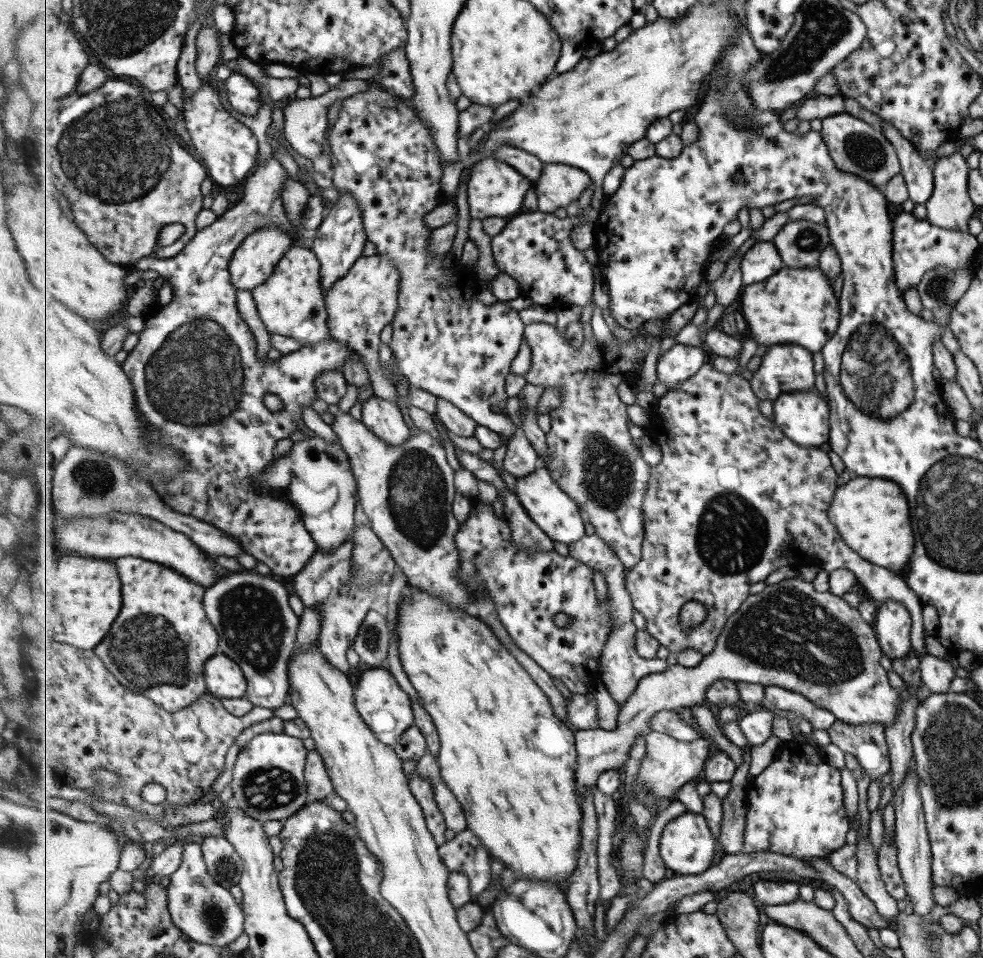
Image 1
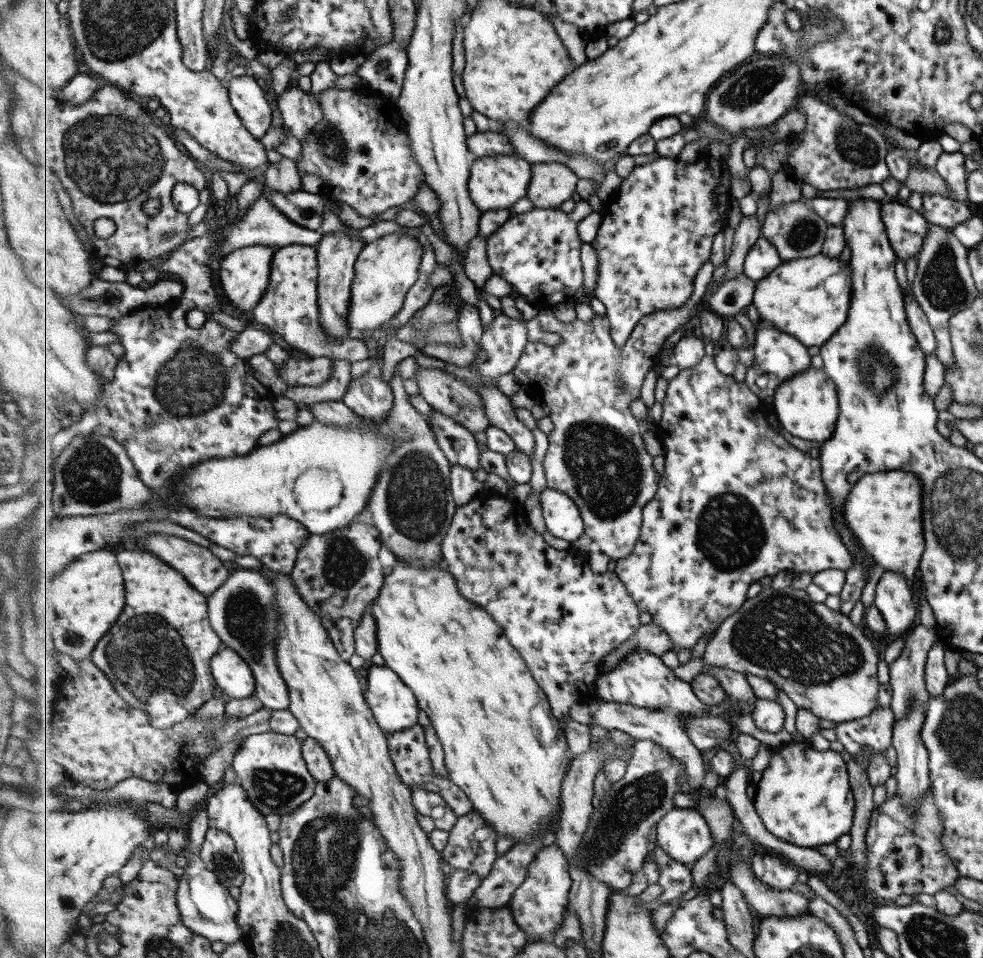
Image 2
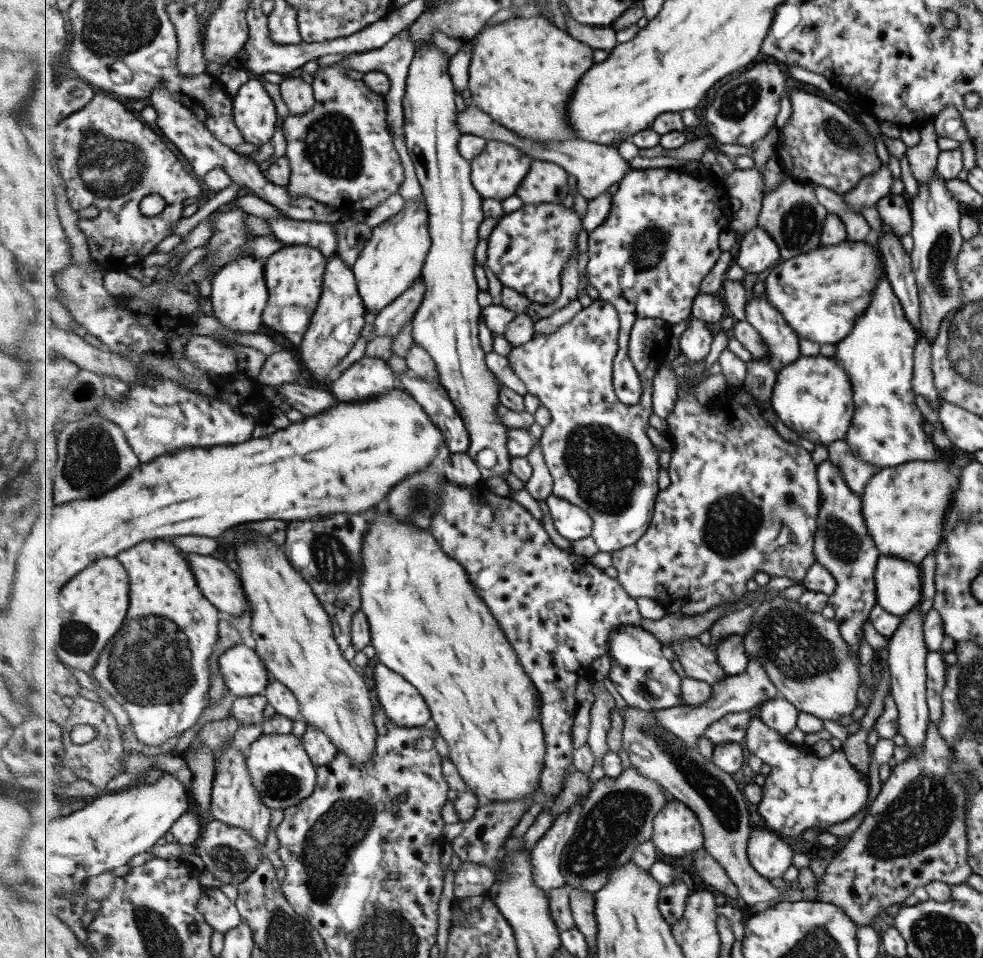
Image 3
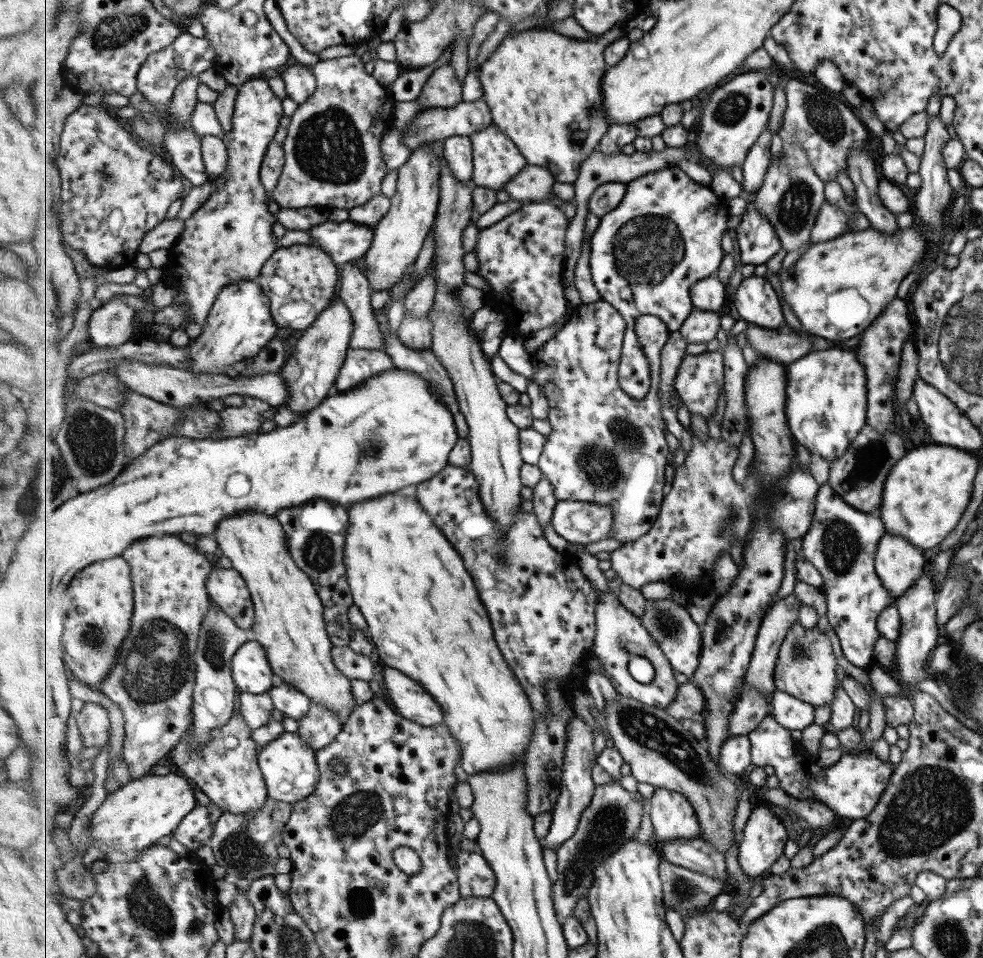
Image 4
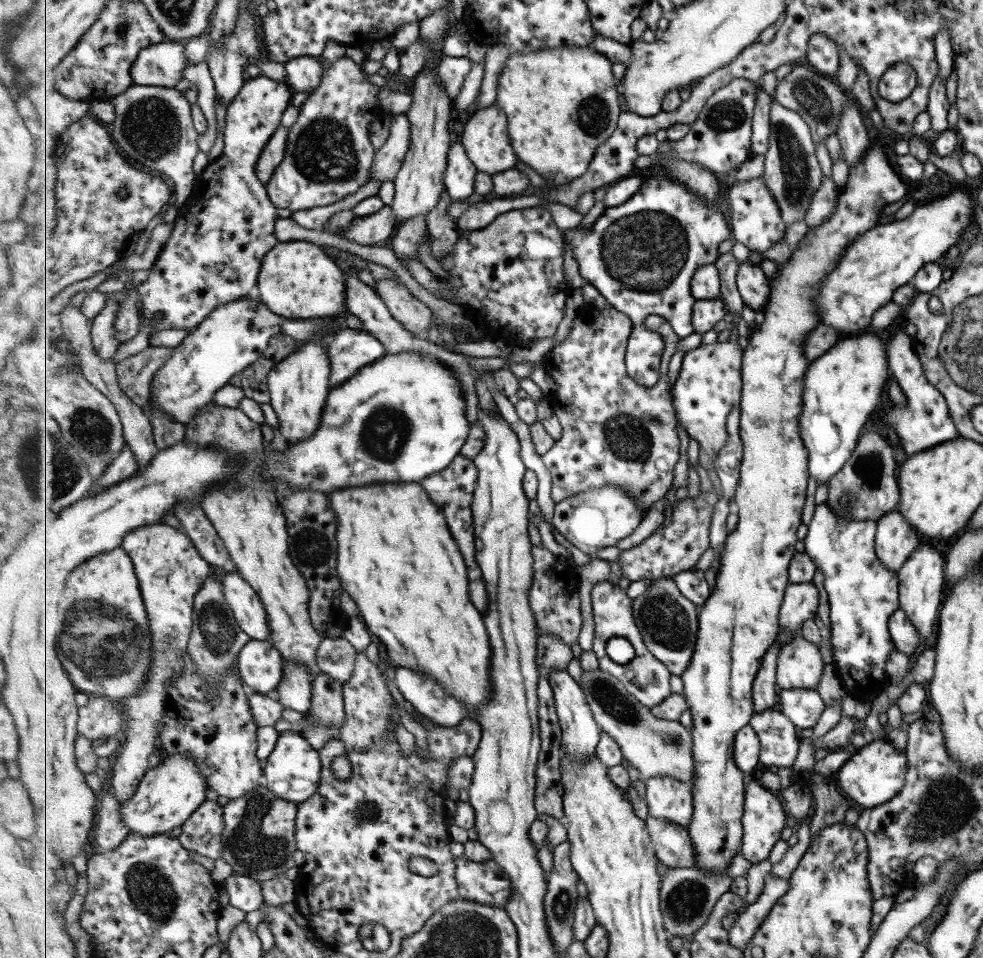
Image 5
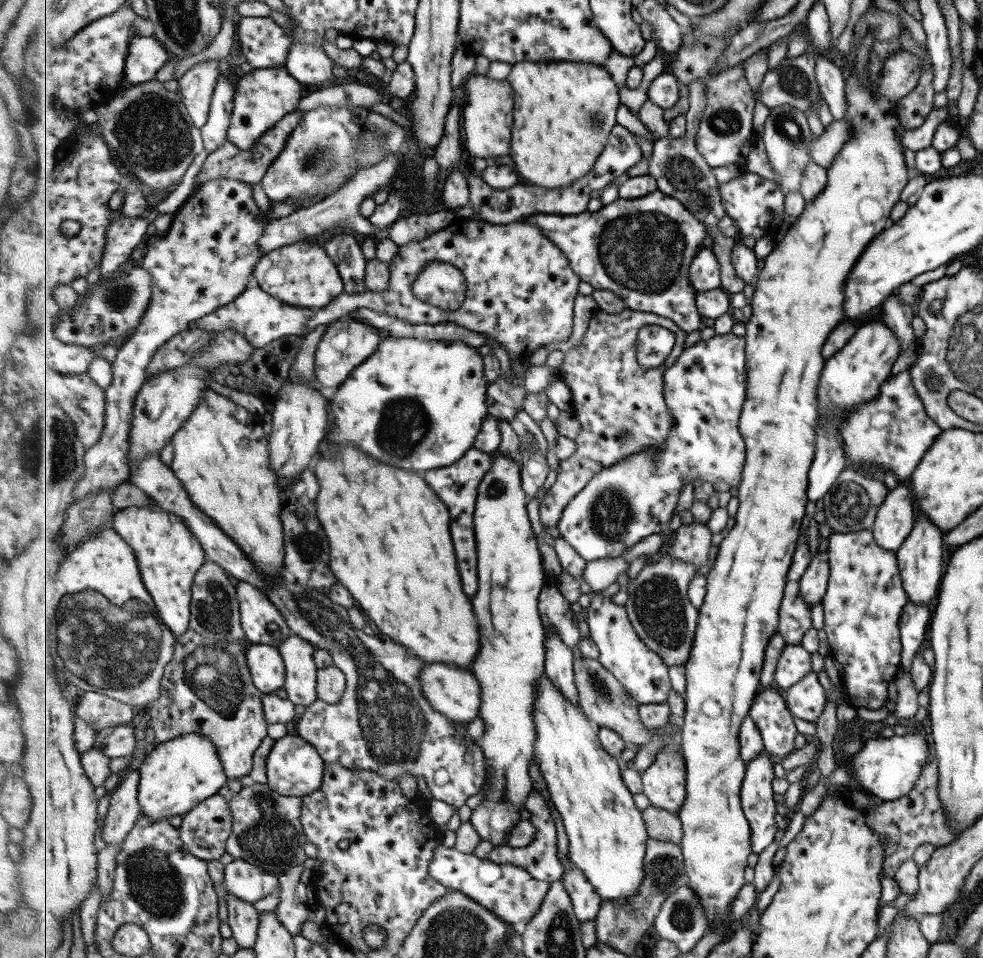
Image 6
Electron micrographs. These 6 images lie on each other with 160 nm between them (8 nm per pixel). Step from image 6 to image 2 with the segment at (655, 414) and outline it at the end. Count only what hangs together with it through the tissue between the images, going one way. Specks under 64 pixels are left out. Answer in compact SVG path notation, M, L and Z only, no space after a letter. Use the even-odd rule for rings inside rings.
M713 262L705 264L703 269L699 270L694 296L690 301L681 309L659 311L643 317L623 349L615 345L612 322L607 312L604 315L594 315L587 322L575 319L570 323L561 322L550 311L539 312L537 320L543 332L551 333L555 337L559 335L560 343L549 346L545 341L531 342L518 365L512 370L522 383L522 388L548 407L555 425L553 432L547 435L549 445L543 460L547 486L575 499L582 511L586 534L593 540L595 547L616 561L627 558L634 552L635 545L642 536L644 509L654 500L660 482L660 476L653 468L653 456L647 452L643 442L641 434L644 426L633 416L631 404L635 398L641 396L647 374L659 364L665 340L689 318L691 320L697 315L693 308L698 312L705 304L702 300L706 300L708 296L715 272Z

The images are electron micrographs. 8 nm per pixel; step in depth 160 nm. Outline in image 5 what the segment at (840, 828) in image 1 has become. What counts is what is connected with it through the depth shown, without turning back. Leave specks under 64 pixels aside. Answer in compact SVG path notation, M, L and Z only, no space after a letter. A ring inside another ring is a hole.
M778 707L769 708L763 714L754 714L750 726L761 741L762 769L771 765L777 768L793 767L801 738L797 726ZM886 739L874 740L859 748L834 775L841 792L853 804L868 809L883 804L901 790L904 783L907 760L901 750L895 750Z

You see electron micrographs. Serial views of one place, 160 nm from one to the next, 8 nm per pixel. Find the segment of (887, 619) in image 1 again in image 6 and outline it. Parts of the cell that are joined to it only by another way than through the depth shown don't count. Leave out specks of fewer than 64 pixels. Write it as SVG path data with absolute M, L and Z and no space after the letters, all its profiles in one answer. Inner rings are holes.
M899 483L878 506L871 530L877 546L895 552L912 529L914 519L910 490L906 483Z

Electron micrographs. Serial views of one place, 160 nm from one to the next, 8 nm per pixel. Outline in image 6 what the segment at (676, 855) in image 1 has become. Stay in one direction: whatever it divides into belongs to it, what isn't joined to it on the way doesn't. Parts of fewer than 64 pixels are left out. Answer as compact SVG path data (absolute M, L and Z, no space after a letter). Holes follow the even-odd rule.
M667 748L642 773L643 794L657 808L678 813L687 798L687 766L682 748Z

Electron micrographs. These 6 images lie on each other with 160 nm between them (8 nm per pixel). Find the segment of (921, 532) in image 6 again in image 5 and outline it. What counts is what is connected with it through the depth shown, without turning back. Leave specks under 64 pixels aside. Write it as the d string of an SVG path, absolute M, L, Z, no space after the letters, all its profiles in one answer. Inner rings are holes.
M919 537L917 546L909 553L908 559L895 574L898 578L898 608L908 616L911 624L916 628L919 642L930 645L932 641L928 637L934 633L945 587L944 556L933 549L931 541L927 538Z

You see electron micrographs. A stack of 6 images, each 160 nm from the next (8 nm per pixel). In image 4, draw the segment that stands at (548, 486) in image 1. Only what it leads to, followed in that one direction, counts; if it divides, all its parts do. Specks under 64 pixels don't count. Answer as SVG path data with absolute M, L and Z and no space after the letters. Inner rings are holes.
M559 501L552 527L569 543L593 544L607 540L614 530L614 508L594 502Z

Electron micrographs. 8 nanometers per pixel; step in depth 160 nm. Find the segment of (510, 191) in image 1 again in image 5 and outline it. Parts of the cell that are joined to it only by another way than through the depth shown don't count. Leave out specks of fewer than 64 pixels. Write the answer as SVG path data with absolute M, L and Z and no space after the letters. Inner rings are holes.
M496 102L488 107L476 107L465 125L456 134L466 147L468 157L475 163L479 171L493 176L506 170L515 169L515 164L519 162L519 157L515 154L514 146L511 144L507 113L501 110Z

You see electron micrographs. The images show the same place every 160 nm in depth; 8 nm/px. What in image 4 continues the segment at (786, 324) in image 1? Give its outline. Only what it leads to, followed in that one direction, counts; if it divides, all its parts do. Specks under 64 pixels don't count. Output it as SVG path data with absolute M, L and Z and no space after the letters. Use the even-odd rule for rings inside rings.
M917 223L907 229L897 229L895 234L881 234L877 230L847 231L825 243L809 244L801 258L789 268L778 272L781 295L801 324L801 330L809 335L826 338L831 343L848 340L863 332L882 312L884 306L896 297L900 282L922 262L925 253L925 237Z

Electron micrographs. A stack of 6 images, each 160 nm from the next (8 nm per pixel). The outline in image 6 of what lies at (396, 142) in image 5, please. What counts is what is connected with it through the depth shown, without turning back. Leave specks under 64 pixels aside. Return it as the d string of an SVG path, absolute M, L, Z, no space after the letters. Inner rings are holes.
M390 154L388 158L382 160L379 164L360 170L345 188L341 188L335 194L325 198L325 200L315 203L315 206L300 209L291 217L281 218L279 221L269 223L261 242L259 242L261 251L269 253L273 250L304 241L305 238L329 234L329 230L335 234L377 236L379 232L377 232L375 226L371 224L369 219L361 215L361 203L365 199L372 197L375 192L379 192L379 190L389 190L391 180L393 180L393 176L397 172L397 166L399 166L399 156Z

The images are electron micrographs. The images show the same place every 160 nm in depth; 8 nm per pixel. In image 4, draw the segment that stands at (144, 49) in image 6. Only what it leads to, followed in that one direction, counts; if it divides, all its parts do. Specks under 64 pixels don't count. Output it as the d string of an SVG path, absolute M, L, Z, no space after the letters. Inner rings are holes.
M184 32L175 39L173 45L160 50L143 63L138 72L138 90L141 91L151 102L153 113L159 116L164 115L175 94L176 86L179 86L188 76L199 76L201 72L214 68L217 63L217 52L212 47L208 38L196 38Z

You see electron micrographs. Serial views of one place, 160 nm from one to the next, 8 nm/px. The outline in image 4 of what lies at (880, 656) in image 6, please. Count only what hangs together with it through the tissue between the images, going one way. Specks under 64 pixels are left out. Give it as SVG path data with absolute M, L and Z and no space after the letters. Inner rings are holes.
M827 483L819 487L819 502L814 502L814 507L815 526L803 535L801 557L821 575L827 622L838 638L845 660L868 669L874 664L873 647L880 637L876 627L878 614L895 602L874 571L875 549L885 533L884 526L877 514L857 511L843 502Z

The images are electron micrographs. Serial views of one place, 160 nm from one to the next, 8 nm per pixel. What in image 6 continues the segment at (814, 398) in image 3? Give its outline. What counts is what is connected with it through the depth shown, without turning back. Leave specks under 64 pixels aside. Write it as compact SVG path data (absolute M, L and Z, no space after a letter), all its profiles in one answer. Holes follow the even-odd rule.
M872 321L861 324L834 356L824 360L816 393L818 419L815 427L815 450L813 460L807 471L807 500L814 502L836 483L837 476L846 467L838 426L844 414L855 410L858 404L871 400L878 391L879 385L890 376L891 366L899 355L899 342L892 330L883 322Z

